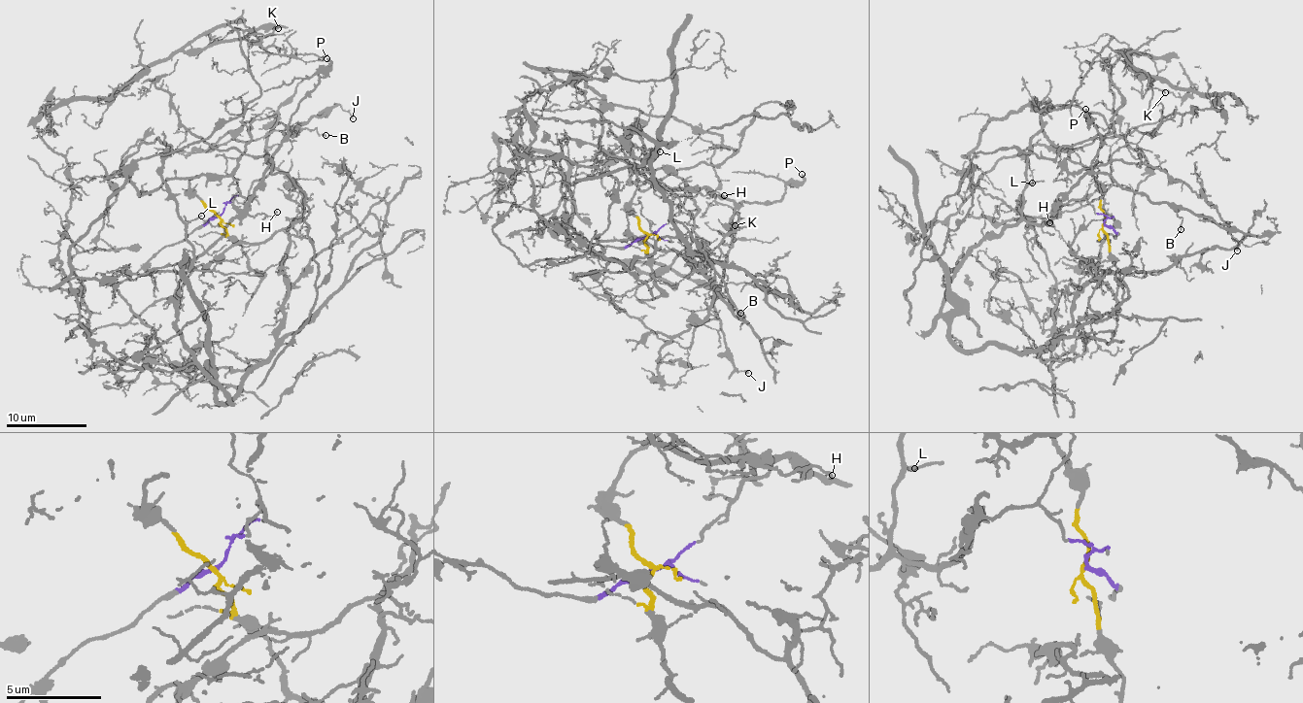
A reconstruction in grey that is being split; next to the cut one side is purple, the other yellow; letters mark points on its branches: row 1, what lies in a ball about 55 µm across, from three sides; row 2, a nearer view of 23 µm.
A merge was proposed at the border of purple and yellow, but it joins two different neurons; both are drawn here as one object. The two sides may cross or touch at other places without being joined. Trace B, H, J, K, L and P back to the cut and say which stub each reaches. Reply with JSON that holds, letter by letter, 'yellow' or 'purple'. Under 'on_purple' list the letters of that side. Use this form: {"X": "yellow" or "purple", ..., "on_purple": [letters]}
{"B": "purple", "H": "purple", "J": "purple", "K": "yellow", "L": "purple", "P": "purple", "on_purple": ["B", "H", "J", "L", "P"]}

